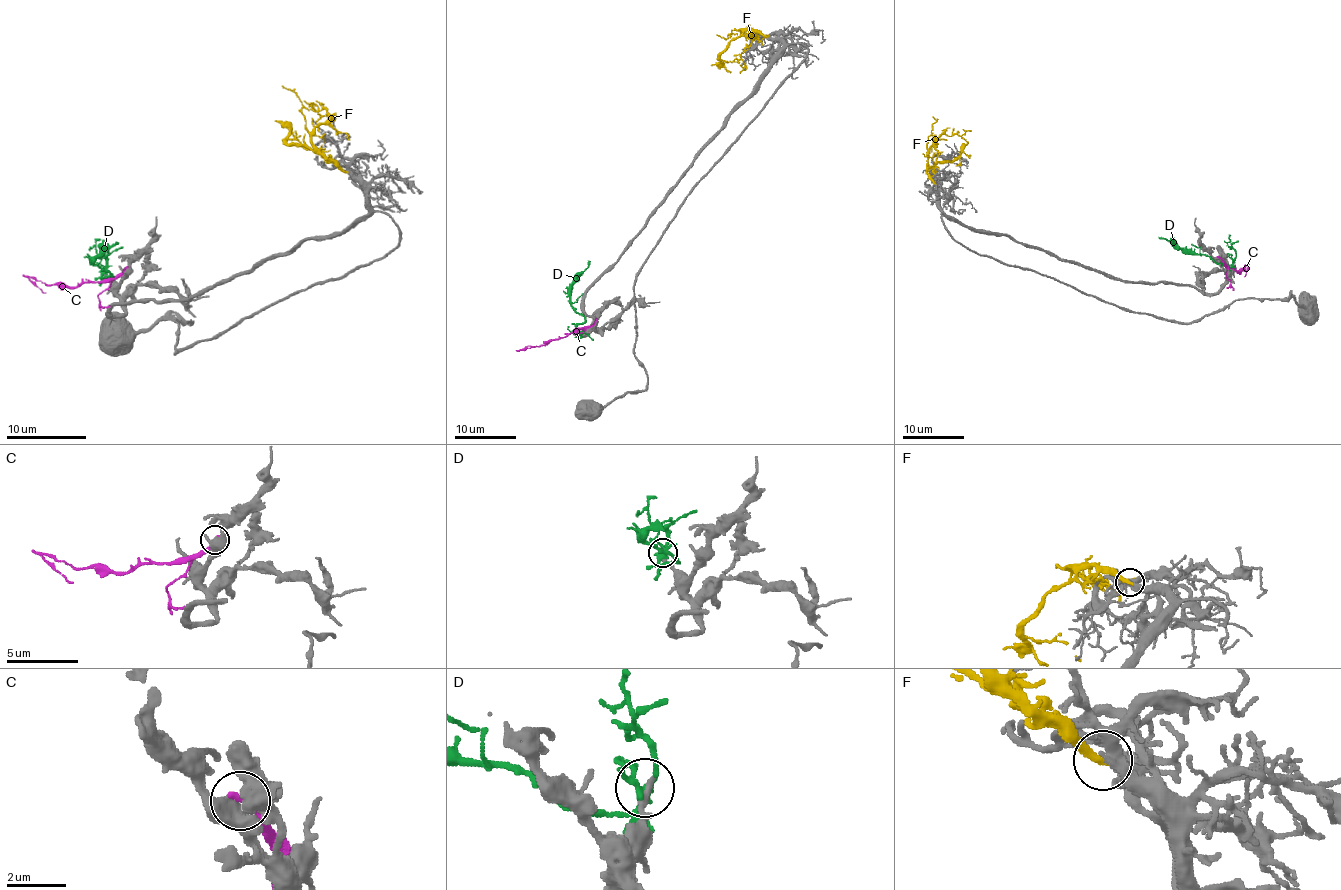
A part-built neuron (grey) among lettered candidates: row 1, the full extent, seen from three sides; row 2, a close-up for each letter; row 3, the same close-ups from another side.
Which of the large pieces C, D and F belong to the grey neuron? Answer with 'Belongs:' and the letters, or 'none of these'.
Belongs: F

